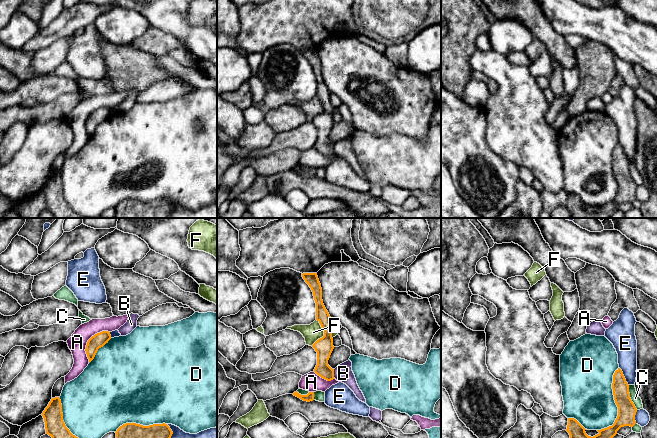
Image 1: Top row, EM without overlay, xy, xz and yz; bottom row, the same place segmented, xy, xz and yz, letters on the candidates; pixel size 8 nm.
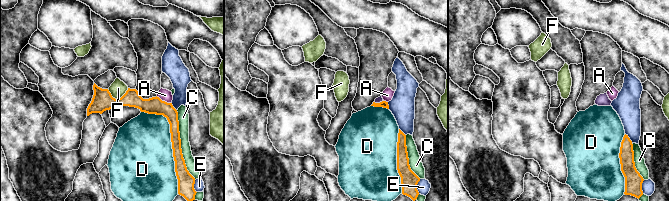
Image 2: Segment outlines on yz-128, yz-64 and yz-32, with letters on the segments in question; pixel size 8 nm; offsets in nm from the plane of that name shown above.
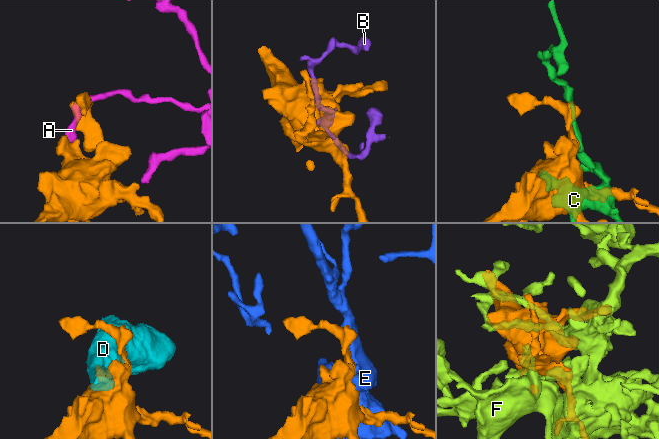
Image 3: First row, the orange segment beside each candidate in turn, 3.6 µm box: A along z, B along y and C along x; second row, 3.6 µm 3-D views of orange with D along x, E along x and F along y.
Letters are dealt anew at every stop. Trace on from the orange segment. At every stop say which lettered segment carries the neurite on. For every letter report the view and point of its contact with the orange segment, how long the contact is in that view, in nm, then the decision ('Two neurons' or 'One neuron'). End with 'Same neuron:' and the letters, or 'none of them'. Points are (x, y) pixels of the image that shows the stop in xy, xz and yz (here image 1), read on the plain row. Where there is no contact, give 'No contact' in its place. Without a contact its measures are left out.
A: Touches orange at xy (88, 117). Shared border 300 nm. Two neurons
B: Touches orange at xz (333, 149). Shared border 70 nm. Two neurons
C: Touches orange at yz (629, 173). Shared border 220 nm. Two neurons
D: Touches orange at yz (615, 178). Shared border 550 nm. Two neurons
E: Touches orange at yz (623, 152). Shared border 170 nm. Two neurons
F: Touches orange at xz (324, 109). Shared border 220 nm. Two neurons
Same neuron: none of them

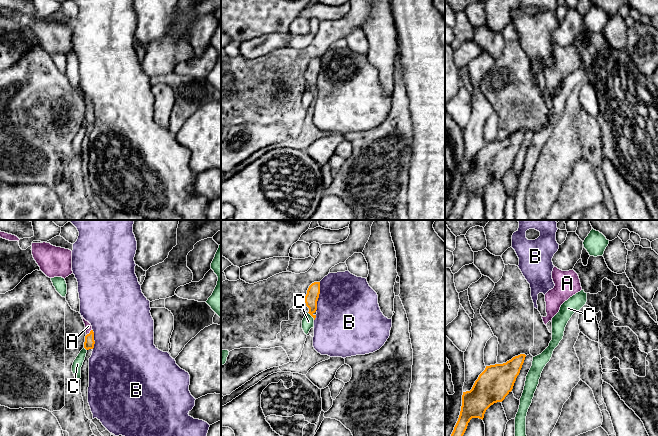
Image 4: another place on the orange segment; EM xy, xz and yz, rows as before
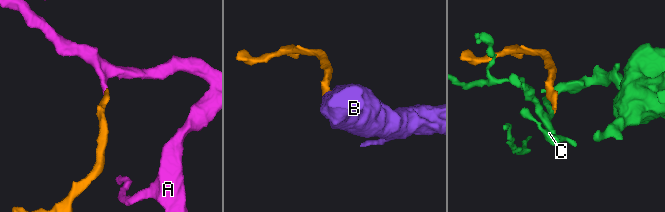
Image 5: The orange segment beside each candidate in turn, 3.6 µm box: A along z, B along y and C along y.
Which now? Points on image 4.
A: Touches orange at xy (90, 108). Shared border 70 nm. One neuron
B: Touches orange at xz (318, 73). Shared border 240 nm. Two neurons
C: Touches orange at xz (311, 91). Shared border 80 nm. Two neurons
Same neuron: A

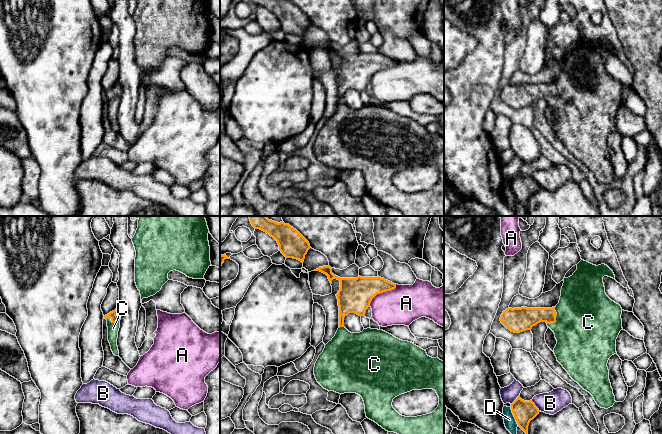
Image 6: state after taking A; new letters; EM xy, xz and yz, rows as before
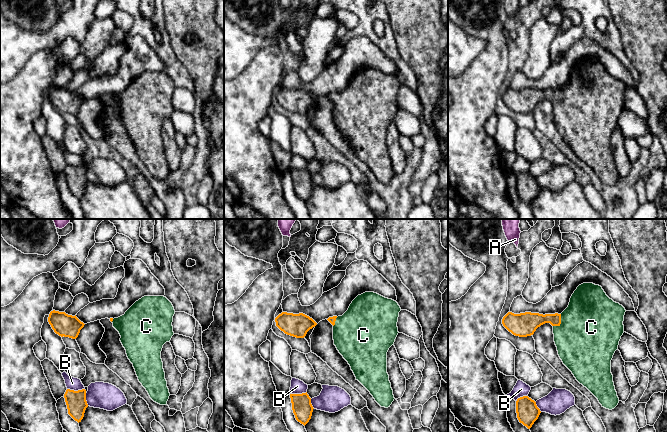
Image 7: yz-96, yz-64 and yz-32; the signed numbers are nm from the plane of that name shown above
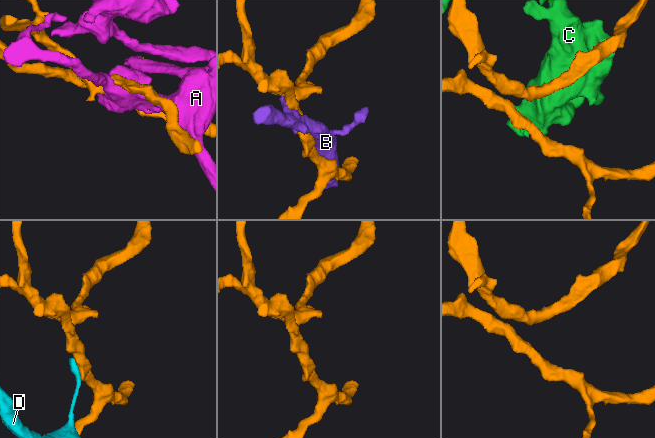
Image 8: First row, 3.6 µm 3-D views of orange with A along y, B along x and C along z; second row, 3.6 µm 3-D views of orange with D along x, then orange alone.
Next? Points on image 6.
A: Touches orange at xz (382, 68). Shared border 280 nm. Two neurons
B: Touches orange at yz (535, 182). Shared border 120 nm. Two neurons
C: Touches orange at yz (555, 94). Shared border 160 nm. One neuron
D: Touches orange at yz (514, 192). Shared border 170 nm. Two neurons
Same neuron: C

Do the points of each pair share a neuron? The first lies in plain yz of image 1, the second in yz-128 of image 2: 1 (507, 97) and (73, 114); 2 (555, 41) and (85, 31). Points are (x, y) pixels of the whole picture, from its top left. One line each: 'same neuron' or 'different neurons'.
1: same neuron
2: different neurons

